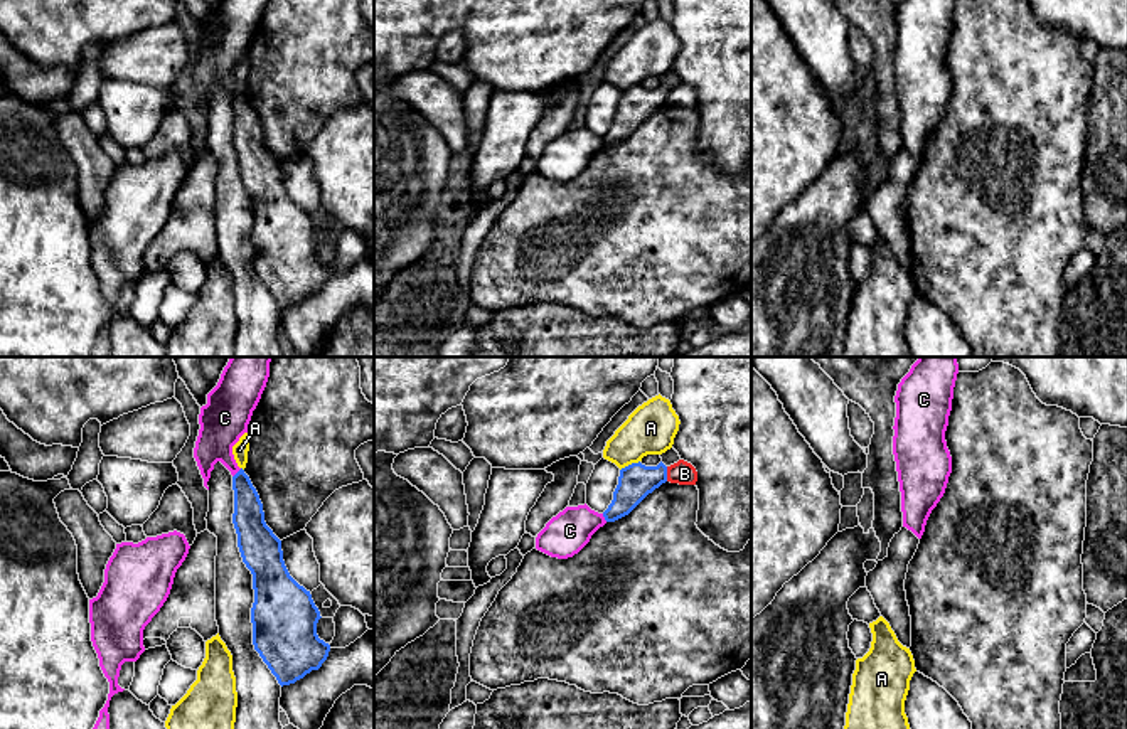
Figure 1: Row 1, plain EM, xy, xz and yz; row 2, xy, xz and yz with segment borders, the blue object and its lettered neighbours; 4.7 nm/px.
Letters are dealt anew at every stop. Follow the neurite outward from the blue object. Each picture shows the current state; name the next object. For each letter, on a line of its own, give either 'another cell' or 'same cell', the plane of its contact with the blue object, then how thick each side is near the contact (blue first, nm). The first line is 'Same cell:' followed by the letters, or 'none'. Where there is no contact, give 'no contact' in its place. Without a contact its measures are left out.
Same cell: none
A: another cell | xz | 170/240 nm
B: another cell | xz | 170/110 nm
C: another cell | xy | 150/220 nm

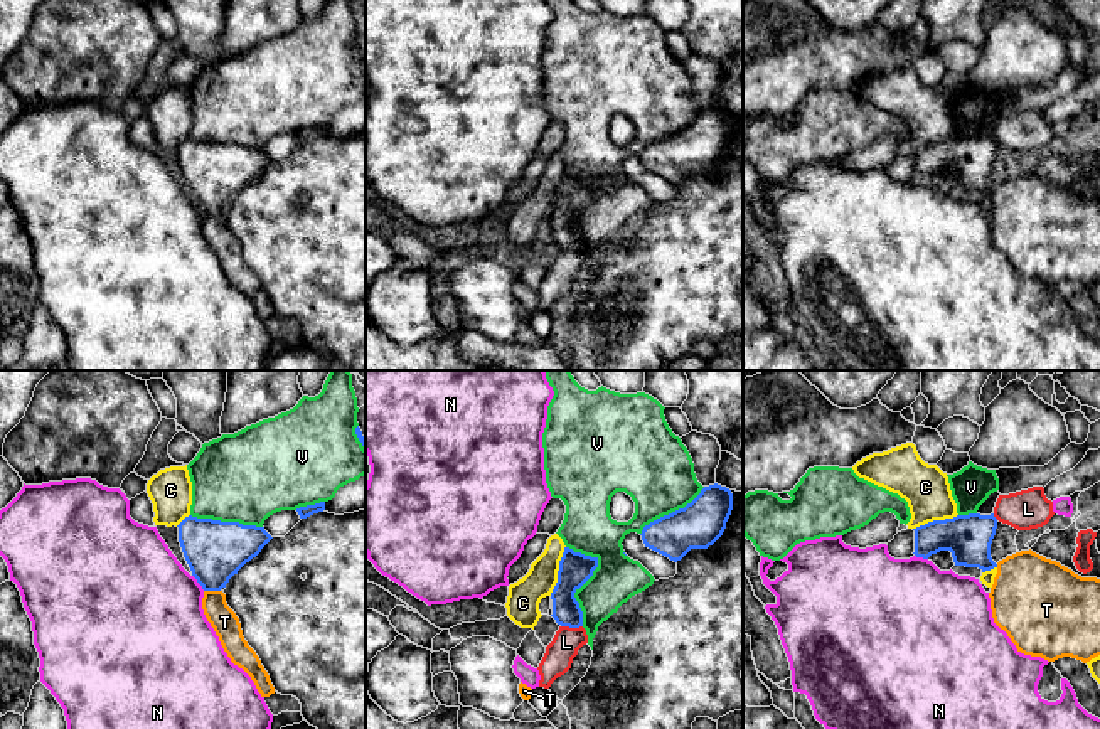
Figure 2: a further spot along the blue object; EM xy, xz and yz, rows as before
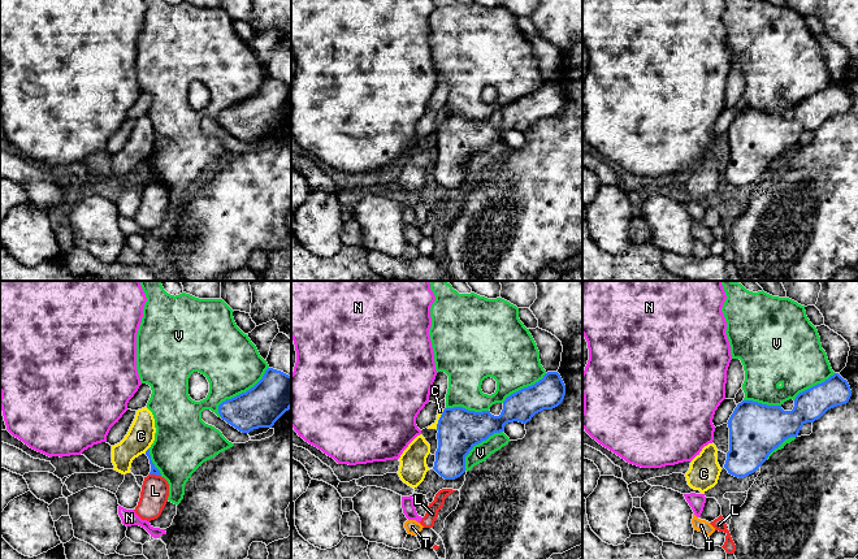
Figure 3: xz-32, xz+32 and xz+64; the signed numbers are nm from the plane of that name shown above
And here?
Same cell: T
C: another cell | xz | 160/160 nm
L: another cell | xz | 140/140 nm
N: another cell | xy | 280/480 nm
T: same cell | xy | 280/130 nm
V: another cell | xz | 160/240 nm

